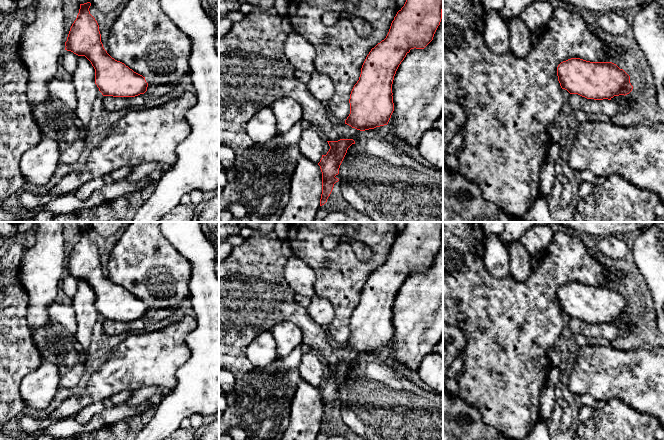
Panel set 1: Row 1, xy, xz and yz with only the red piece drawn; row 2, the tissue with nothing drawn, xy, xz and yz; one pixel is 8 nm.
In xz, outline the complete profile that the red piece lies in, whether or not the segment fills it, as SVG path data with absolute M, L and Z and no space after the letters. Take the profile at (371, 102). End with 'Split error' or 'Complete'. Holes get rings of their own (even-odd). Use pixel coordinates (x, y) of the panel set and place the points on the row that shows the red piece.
M406 0L397 12L384 40L367 55L359 80L350 94L350 114L345 124L360 131L387 125L394 111L392 84L396 71L411 49L424 49L442 19L443 0Z. Complete

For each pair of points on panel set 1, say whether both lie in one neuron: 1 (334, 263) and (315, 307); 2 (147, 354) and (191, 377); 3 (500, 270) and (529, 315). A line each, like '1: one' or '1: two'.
1: two
2: two
3: two

